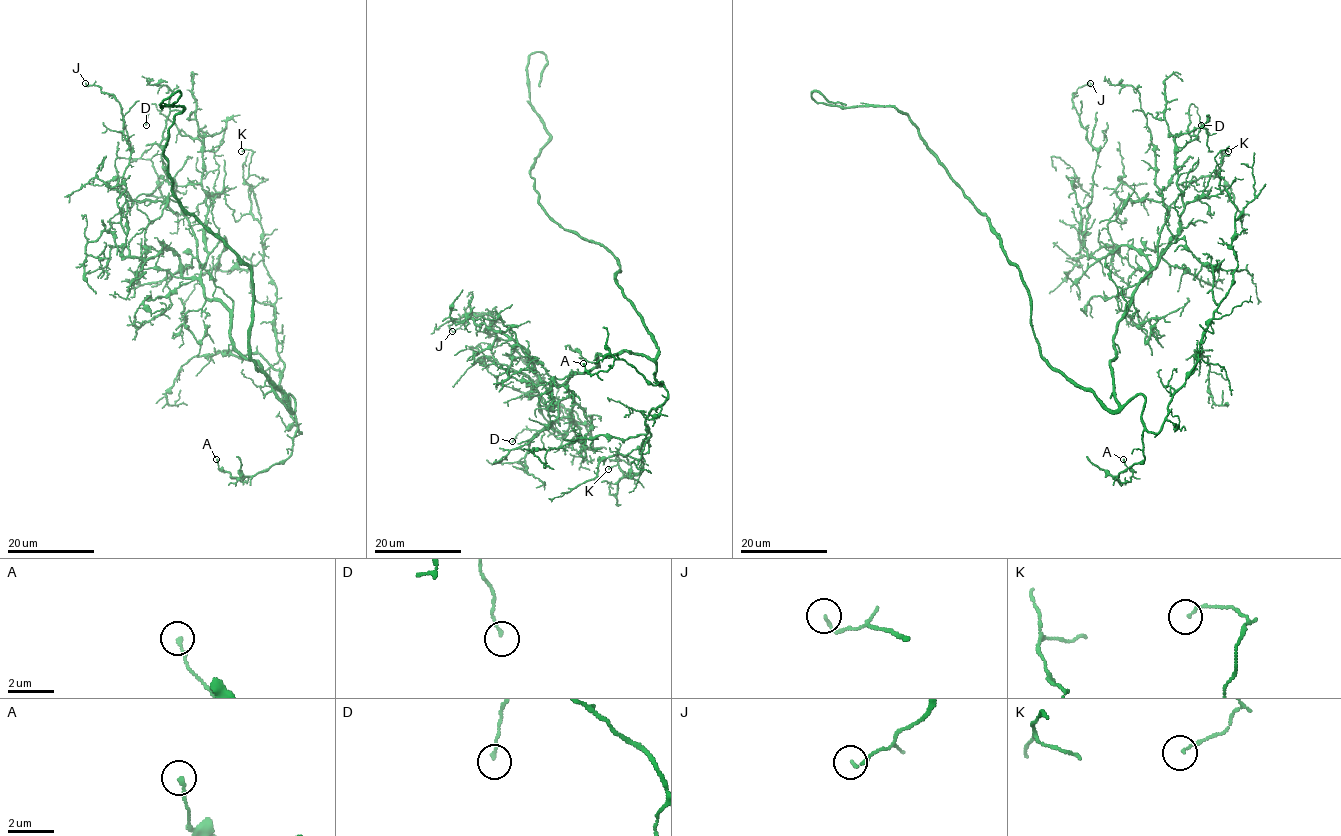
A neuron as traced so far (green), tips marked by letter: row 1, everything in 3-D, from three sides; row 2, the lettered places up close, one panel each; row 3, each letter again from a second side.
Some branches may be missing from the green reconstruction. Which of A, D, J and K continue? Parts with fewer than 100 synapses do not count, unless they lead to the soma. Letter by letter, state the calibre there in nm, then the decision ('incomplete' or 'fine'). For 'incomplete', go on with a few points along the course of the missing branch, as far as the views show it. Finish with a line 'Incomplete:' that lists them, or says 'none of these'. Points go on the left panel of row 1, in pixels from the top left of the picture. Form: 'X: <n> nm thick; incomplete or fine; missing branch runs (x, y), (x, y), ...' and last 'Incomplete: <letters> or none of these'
A: 180 nm thick; fine
D: 120 nm thick; fine
J: 120 nm thick; fine
K: 90 nm thick; fine
Incomplete: none of these

